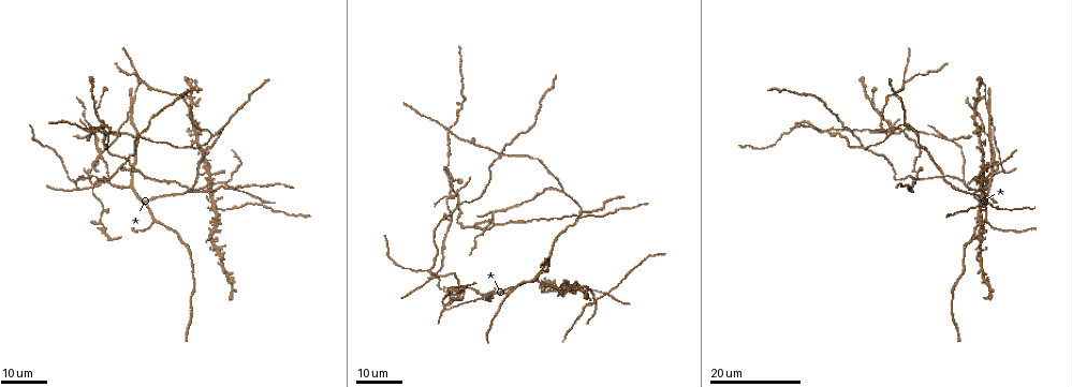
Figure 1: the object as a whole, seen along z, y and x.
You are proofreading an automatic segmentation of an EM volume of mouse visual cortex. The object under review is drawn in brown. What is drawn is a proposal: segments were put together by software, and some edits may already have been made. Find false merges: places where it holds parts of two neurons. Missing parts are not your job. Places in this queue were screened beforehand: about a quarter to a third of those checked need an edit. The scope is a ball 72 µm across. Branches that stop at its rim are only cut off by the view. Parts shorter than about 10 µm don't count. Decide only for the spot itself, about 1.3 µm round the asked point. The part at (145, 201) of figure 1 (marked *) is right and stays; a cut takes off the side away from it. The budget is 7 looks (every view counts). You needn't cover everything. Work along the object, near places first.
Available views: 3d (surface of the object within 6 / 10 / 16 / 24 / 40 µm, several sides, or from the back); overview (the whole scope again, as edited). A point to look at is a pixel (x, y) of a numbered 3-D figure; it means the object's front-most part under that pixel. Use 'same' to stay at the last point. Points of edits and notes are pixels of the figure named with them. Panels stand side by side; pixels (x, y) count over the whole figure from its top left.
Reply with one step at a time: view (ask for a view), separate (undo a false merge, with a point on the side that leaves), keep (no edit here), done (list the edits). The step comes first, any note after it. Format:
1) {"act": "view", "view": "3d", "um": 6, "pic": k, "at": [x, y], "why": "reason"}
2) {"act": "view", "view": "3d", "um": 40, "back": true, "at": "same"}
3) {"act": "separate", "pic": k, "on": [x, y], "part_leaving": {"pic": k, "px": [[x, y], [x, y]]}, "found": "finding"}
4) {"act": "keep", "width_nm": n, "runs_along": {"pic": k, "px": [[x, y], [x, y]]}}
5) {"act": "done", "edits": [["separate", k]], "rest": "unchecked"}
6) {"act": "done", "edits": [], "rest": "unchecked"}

{"act": "view", "view": "3d", "um": 16, "pic": 1, "at": [972, 193], "why": "branch point"}

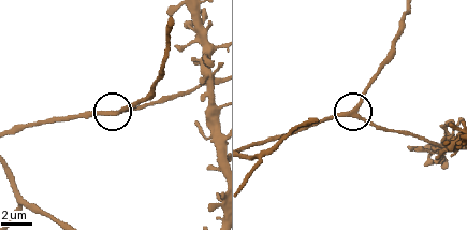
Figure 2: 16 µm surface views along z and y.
{"act": "view", "view": "3d", "um": 6, "pic": 2, "at": [117, 114]}

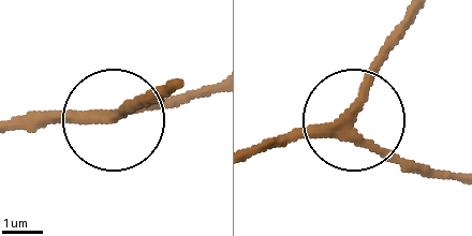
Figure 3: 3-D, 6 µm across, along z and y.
{"act": "keep", "side_arm_um": 38, "runs_along": {"pic": 3, "px": [[16, 128], [98, 124], [176, 97]]}, "found": "continuous, no second neuron"}

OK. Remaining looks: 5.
{"act": "view", "view": "3d", "um": 16, "pic": 1, "at": [95, 130], "why": "four arms meet"}

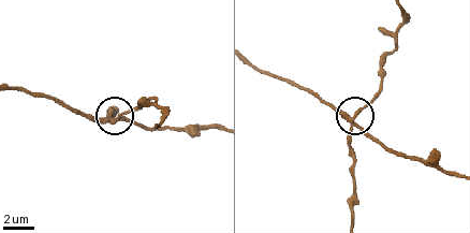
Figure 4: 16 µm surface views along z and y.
{"act": "view", "view": "3d", "um": 10, "pic": 4, "at": [110, 117]}

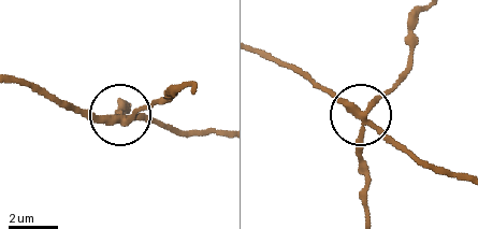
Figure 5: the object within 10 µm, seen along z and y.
{"act": "separate", "pic": 5, "on": [146, 106], "arms": 4, "part_leaving": {"pic": 5, "px": [[363, 118], [363, 215]]}, "found": "a second neuron is stuck on"}

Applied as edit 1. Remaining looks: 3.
{"act": "view", "view": "overview"}

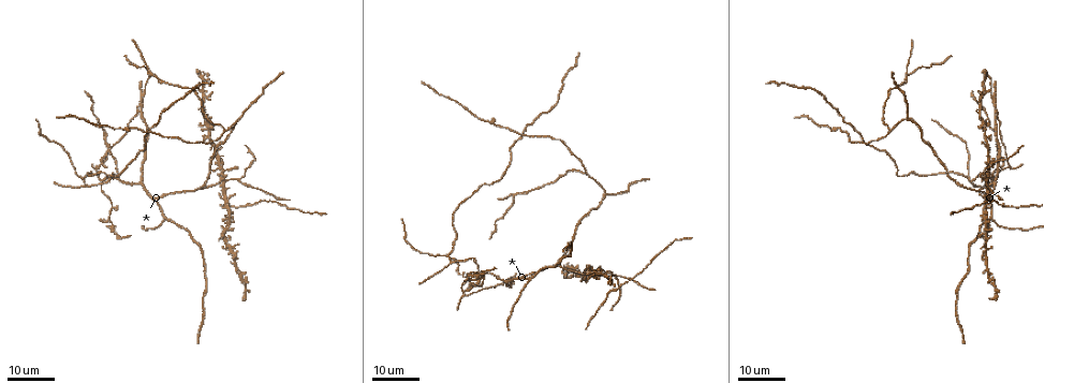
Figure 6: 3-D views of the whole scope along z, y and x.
{"act": "view", "view": "3d", "um": 16, "pic": 6, "at": [224, 179], "why": "four or more arms meet"}

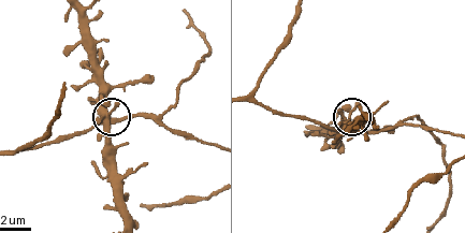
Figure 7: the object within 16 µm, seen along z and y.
{"act": "view", "view": "3d", "um": 10, "pic": 7, "at": [105, 114]}

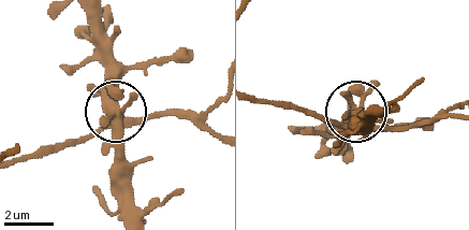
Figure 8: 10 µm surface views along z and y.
{"act": "keep", "width_nm": 420, "found": "all the same neuron"}

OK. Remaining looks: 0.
{"act": "done", "edits": [["separate", 5]], "rest": "unchecked"}

